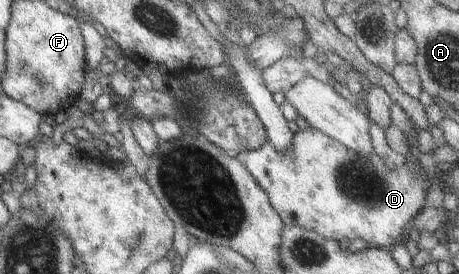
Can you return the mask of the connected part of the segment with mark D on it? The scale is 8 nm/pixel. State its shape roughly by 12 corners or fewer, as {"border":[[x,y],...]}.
{"border":[[312,127],[245,168],[285,225],[391,249],[431,183]]}

